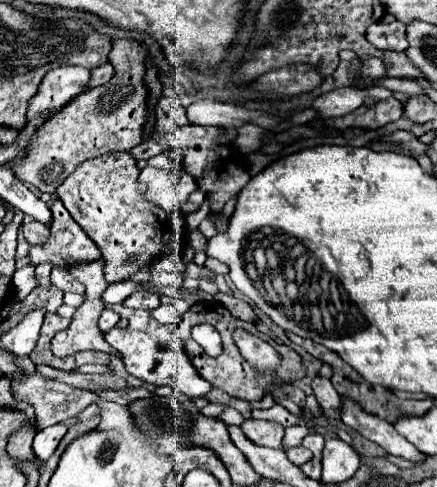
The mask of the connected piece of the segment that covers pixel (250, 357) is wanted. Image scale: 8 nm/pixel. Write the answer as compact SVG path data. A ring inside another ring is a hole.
M236 330L234 340L236 340L236 346L240 348L244 360L250 362L258 370L274 368L280 362L280 356L276 354L276 350L270 344L266 344L264 340L256 338L254 334L250 334L246 330Z

